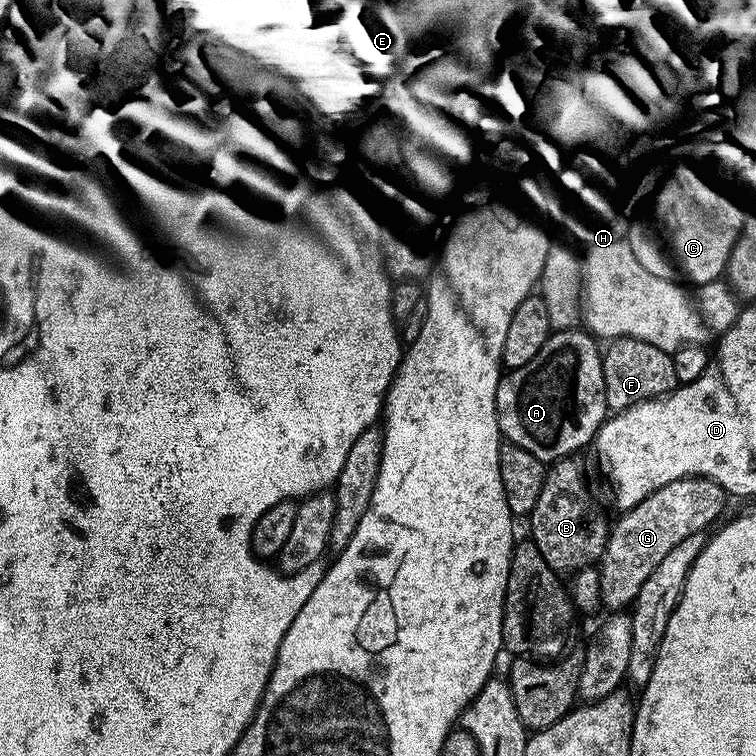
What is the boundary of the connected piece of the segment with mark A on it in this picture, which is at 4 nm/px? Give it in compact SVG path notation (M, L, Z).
M580 352L545 355L526 382L500 388L492 403L494 434L544 466L575 457L579 448L589 447L609 428L601 373Z

